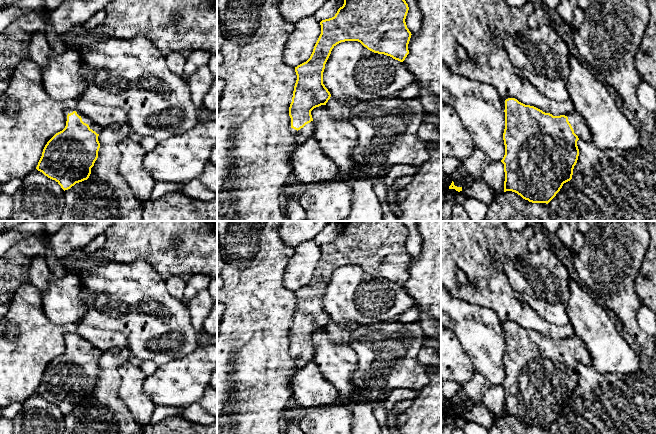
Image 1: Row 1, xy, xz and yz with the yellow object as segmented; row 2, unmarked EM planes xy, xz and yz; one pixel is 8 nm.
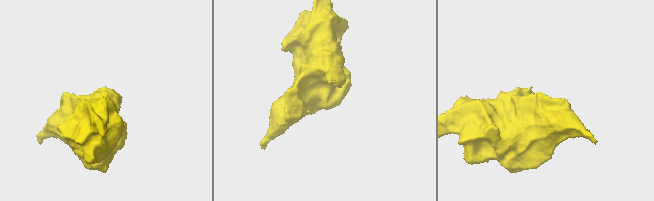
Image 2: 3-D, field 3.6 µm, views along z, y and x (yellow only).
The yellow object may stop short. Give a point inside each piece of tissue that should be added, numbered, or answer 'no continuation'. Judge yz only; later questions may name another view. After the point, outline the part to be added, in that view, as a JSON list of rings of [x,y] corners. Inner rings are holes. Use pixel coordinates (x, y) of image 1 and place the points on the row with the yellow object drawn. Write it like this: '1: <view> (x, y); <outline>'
1: yz (581, 129); [[[576,110],[565,114],[568,117],[568,121],[571,124],[574,133],[580,140],[592,142],[592,135],[588,125],[586,124],[582,115]]]

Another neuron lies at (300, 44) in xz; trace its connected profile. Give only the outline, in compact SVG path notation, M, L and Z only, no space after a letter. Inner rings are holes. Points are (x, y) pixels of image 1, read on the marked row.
M313 16L302 18L297 23L295 23L295 29L291 32L284 47L284 63L295 68L298 65L306 62L310 58L320 34L320 22L317 21Z

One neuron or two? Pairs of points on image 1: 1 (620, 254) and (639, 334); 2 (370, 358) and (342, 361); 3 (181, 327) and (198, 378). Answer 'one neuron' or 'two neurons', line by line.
1: one neuron
2: two neurons
3: two neurons

